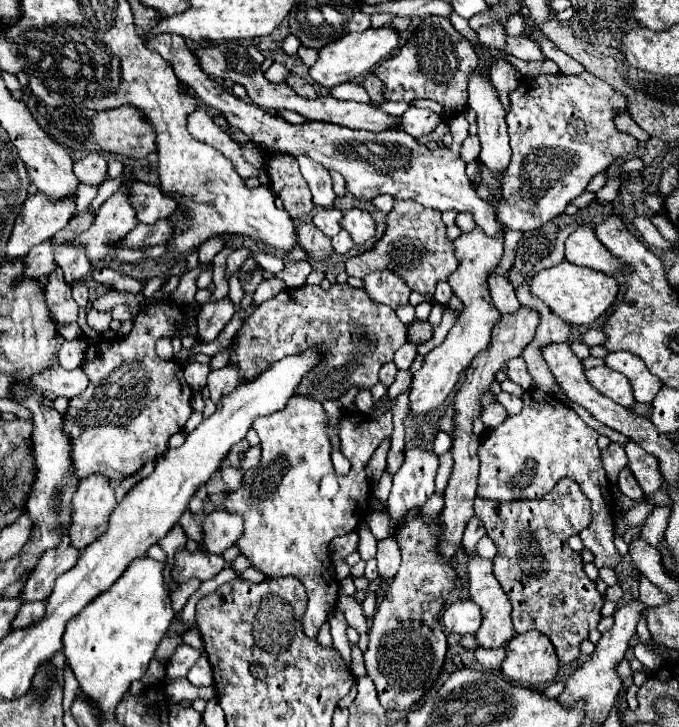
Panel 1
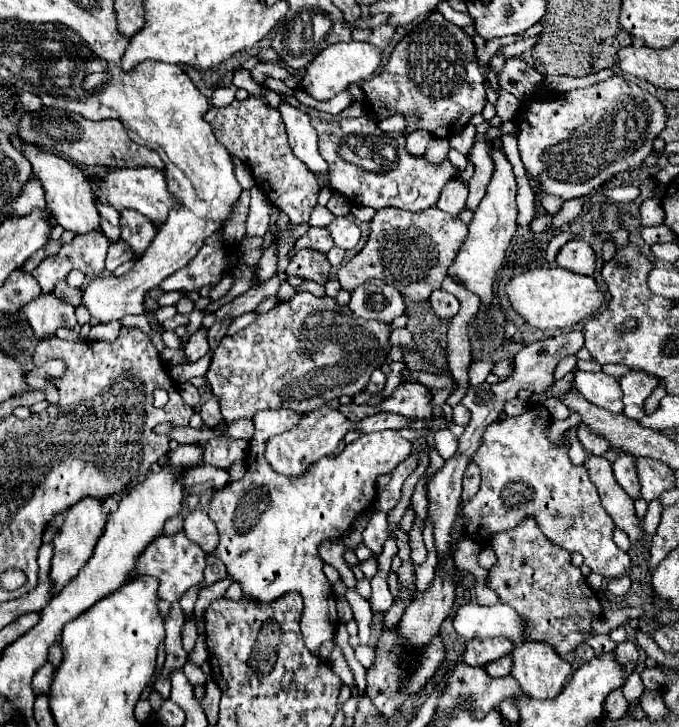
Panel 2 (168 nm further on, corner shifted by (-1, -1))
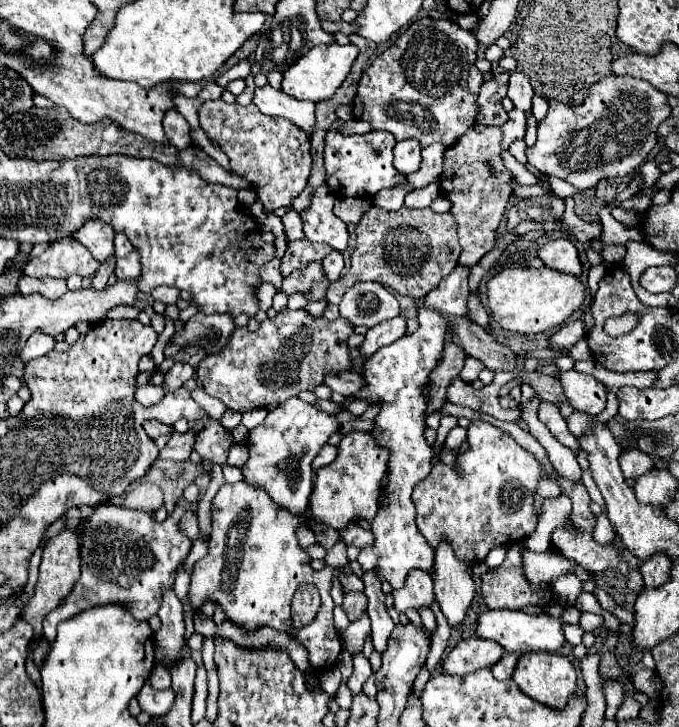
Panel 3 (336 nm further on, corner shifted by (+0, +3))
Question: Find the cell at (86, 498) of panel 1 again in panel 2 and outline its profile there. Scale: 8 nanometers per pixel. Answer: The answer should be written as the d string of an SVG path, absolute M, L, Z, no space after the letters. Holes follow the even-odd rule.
M84 498L66 512L64 524L52 540L54 542L54 558L52 558L52 568L50 568L50 580L54 586L52 594L58 594L80 572L80 568L90 560L90 556L94 552L94 544L102 536L104 526L106 526L106 516L102 514L102 500Z

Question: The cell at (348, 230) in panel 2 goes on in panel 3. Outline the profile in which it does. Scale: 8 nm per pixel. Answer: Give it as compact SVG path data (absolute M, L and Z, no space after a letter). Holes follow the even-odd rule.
M328 185L317 188L311 198L309 210L301 212L303 230L307 240L311 242L325 242L333 250L343 252L349 242L347 224L333 214L335 194Z

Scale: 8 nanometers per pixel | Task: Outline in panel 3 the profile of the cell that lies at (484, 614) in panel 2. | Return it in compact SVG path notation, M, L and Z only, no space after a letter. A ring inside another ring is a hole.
M575 606L565 608L563 614L558 618L547 616L547 614L531 616L523 610L497 608L497 610L485 610L483 614L479 614L475 632L479 638L491 638L491 640L499 642L505 648L505 652L515 652L515 654L523 654L523 652L531 652L531 650L555 652L557 648L561 648L565 644L561 624L578 622L579 617L580 612Z

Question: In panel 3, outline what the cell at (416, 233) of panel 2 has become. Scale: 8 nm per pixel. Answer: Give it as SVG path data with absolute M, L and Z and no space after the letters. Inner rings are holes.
M371 206L357 224L357 246L351 256L351 268L327 290L327 300L339 304L343 294L355 282L381 282L401 296L421 300L429 290L433 290L443 276L447 276L459 260L459 238L457 222L451 212L437 214L431 208L411 210L401 208L389 212L379 206Z

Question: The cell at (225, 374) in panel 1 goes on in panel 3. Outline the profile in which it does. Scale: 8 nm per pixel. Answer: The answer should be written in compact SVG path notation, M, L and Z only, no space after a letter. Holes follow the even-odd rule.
M189 428L187 432L179 434L173 432L167 446L159 452L159 458L169 458L169 460L189 460L191 452L193 452L193 444L197 440L197 430Z

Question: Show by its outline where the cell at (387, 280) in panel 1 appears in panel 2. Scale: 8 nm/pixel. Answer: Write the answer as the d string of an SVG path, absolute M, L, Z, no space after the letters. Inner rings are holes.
M368 280L352 290L348 308L354 316L378 322L392 322L404 314L402 294L382 280Z

